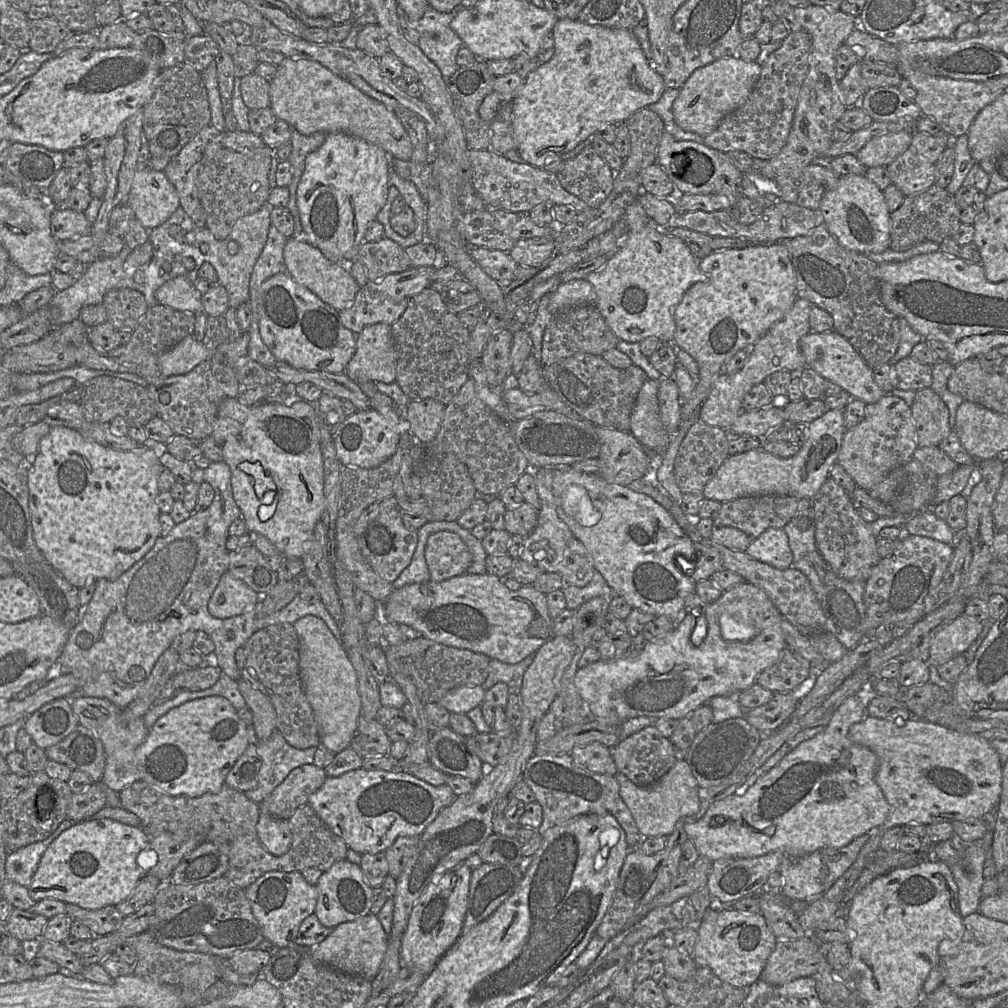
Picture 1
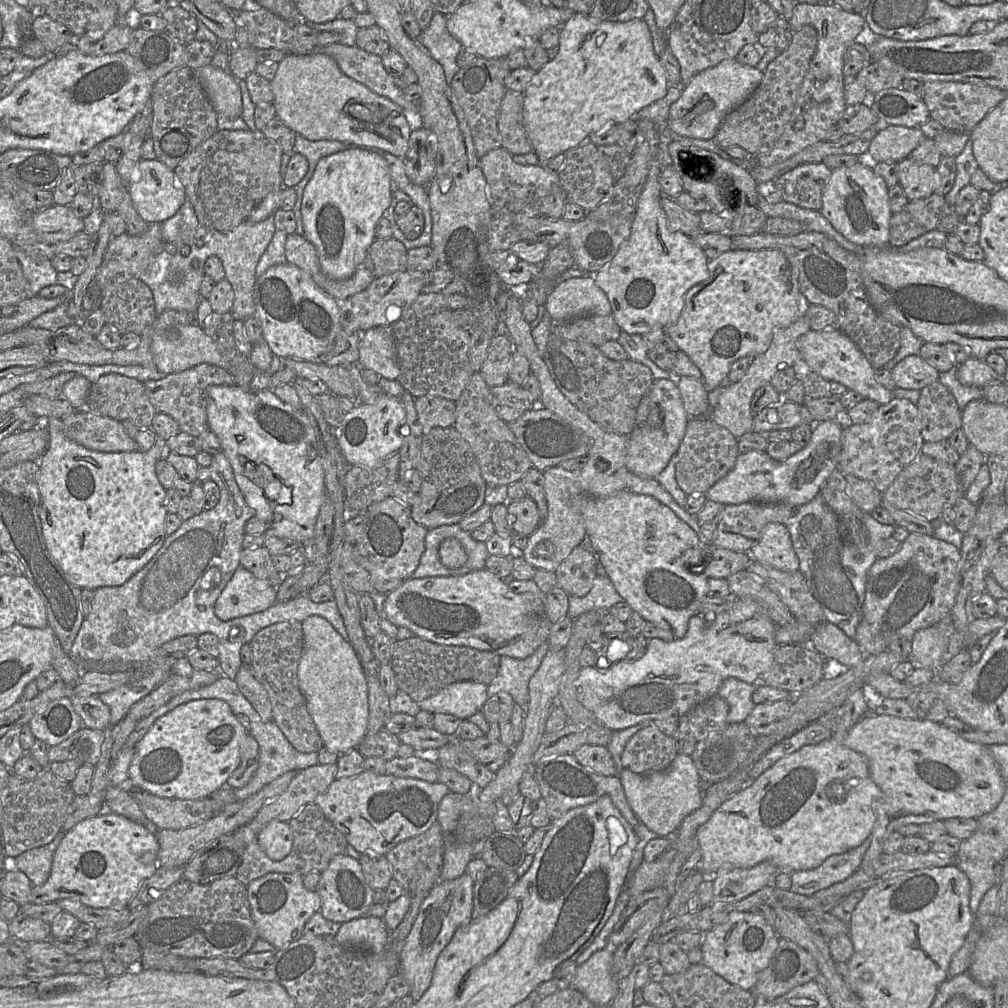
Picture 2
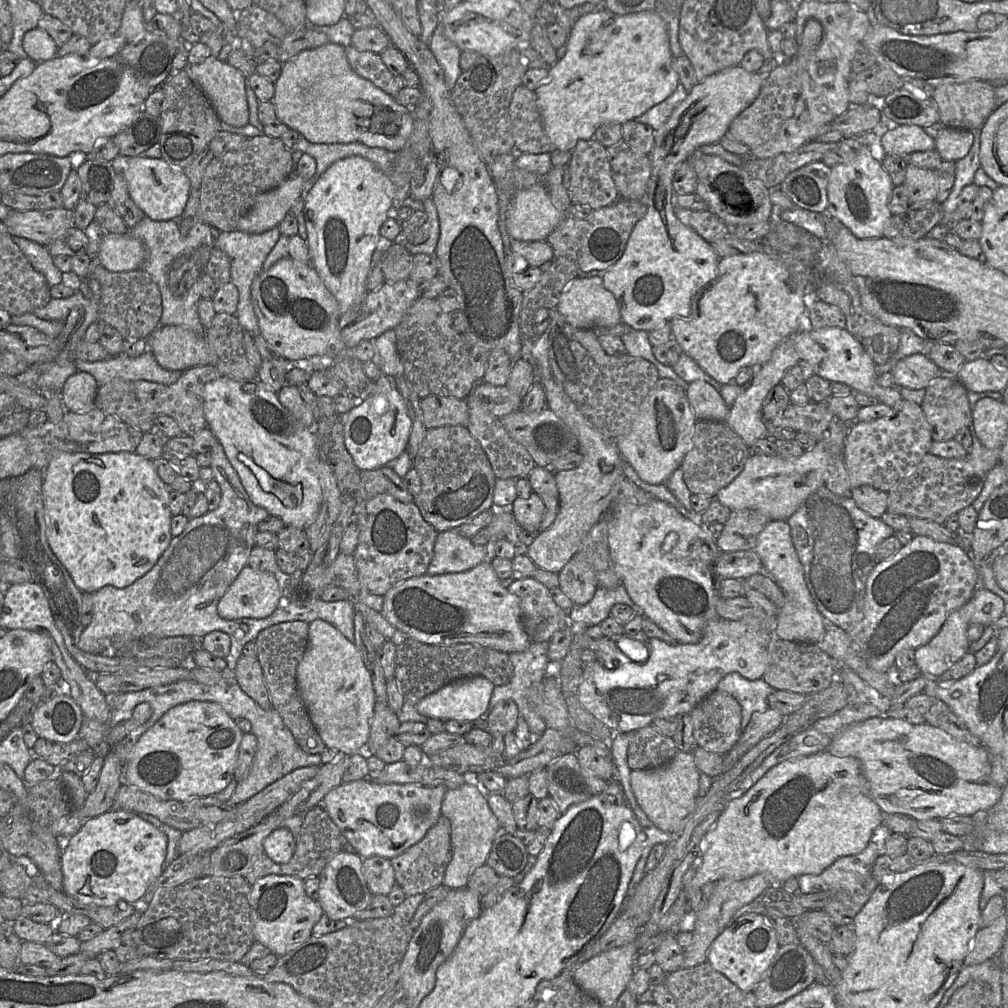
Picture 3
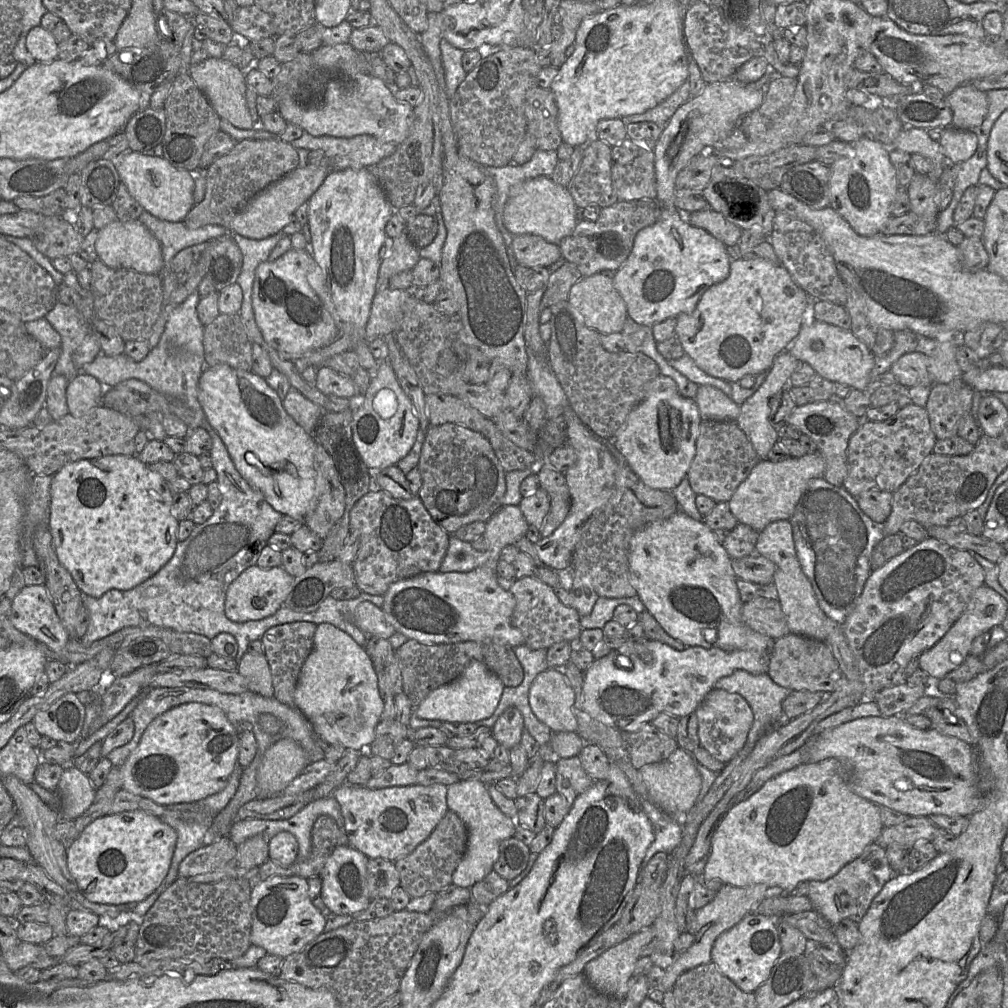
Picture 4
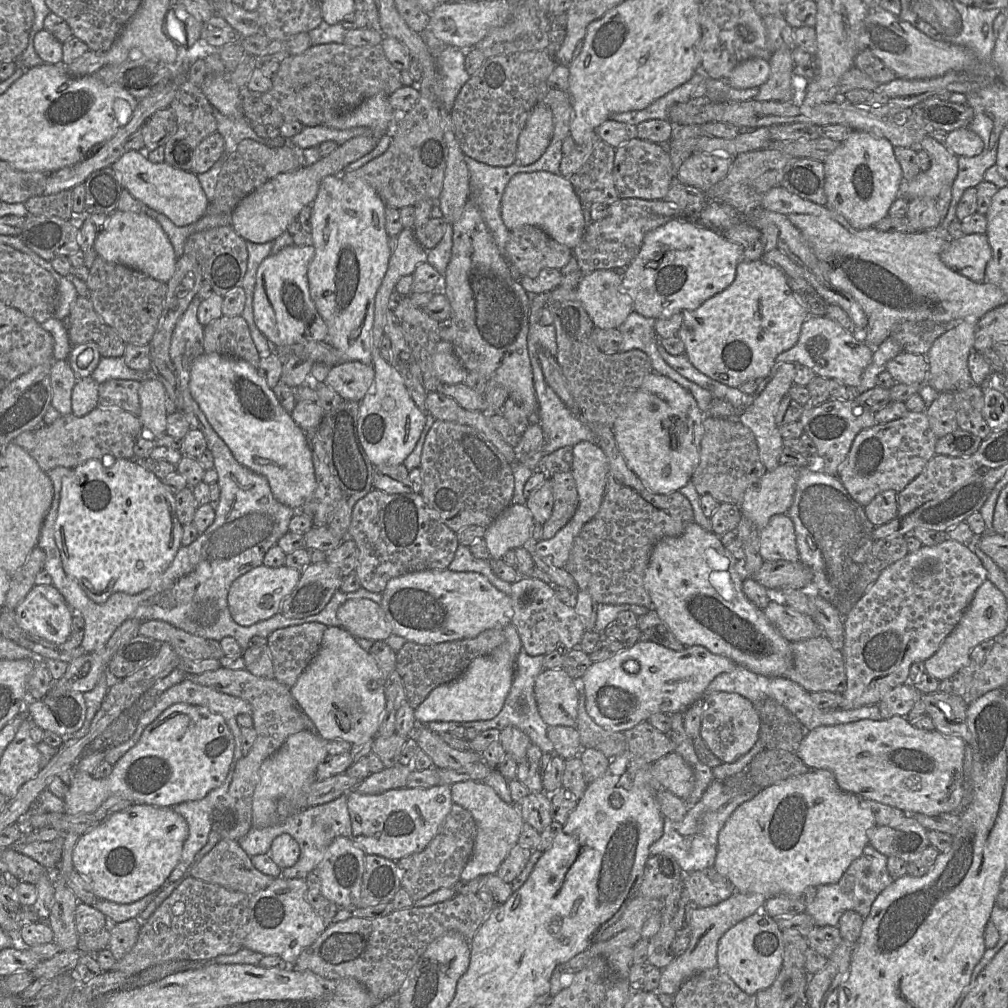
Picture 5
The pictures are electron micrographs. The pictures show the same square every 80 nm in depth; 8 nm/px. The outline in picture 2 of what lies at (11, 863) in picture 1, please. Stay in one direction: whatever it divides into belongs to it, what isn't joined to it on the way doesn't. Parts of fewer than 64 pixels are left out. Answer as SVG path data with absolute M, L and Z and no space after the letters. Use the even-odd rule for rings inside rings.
M62 828L49 844L28 850L14 858L15 870L23 872L32 886L39 886L47 881L54 853L65 833Z

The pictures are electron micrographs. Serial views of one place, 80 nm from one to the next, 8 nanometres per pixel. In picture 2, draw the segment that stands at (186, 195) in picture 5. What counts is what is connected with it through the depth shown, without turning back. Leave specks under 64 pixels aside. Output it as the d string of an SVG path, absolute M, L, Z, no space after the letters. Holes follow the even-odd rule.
M157 159L139 160L131 175L129 194L135 209L148 224L163 222L174 216L186 200L184 188L174 170Z

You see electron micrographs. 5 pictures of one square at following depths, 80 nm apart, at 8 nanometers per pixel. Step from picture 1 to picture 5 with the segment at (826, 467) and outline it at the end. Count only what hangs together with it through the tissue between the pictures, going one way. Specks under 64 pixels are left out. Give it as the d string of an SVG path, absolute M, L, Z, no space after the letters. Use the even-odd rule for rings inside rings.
M779 464L774 470L767 471L756 485L745 492L739 504L742 516L749 519L758 530L761 530L773 516L787 513L793 503L800 468L805 467Z

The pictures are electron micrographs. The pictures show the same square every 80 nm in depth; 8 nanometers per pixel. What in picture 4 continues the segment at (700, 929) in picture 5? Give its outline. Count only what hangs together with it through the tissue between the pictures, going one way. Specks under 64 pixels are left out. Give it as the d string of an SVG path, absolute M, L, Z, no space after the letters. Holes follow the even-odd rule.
M762 883L744 887L723 884L711 902L696 910L693 943L687 950L683 951L678 956L670 967L665 970L665 975L657 988L662 992L672 990L677 978L682 973L697 966L710 963L711 949L717 937L737 924L747 914L755 913L756 907L769 894L769 892L770 887Z

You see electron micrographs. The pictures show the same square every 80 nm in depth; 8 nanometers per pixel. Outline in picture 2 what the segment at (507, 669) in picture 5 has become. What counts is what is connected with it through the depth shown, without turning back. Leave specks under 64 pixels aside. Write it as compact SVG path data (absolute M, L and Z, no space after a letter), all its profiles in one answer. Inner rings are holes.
M456 682L417 704L421 710L452 714L464 720L482 710L488 699L487 688L488 685L479 682Z

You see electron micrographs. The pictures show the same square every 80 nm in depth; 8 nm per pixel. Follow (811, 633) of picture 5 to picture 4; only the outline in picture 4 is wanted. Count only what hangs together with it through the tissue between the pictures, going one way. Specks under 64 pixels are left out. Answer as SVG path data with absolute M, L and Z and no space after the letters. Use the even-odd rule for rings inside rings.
M762 595L745 602L742 618L747 626L771 640L790 634L785 614L775 596Z

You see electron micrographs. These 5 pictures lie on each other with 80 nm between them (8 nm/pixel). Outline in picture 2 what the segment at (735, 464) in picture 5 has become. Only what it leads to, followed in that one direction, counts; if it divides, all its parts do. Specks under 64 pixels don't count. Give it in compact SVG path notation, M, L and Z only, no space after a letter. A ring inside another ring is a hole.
M696 417L689 420L686 434L676 454L678 462L675 466L675 477L679 487L687 495L705 495L734 468L740 452L738 439L728 429L708 417Z

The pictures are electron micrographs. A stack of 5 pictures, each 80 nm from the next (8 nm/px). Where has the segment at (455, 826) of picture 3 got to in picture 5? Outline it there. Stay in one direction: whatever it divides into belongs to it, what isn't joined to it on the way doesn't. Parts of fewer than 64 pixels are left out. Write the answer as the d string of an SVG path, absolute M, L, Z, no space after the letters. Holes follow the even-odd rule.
M462 781L450 786L454 804L462 806L473 816L476 823L476 839L472 856L461 873L461 881L494 875L510 850L518 844L524 824L518 805L507 804L495 790L483 782Z

